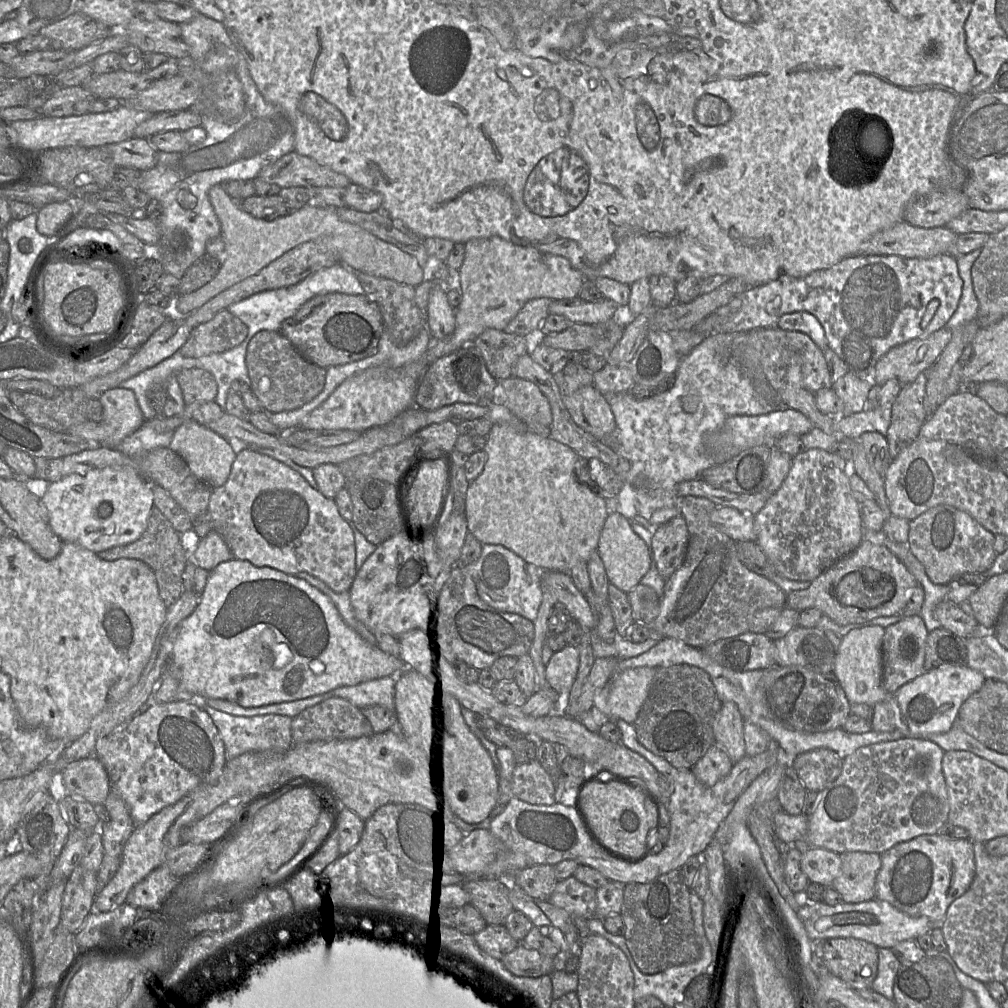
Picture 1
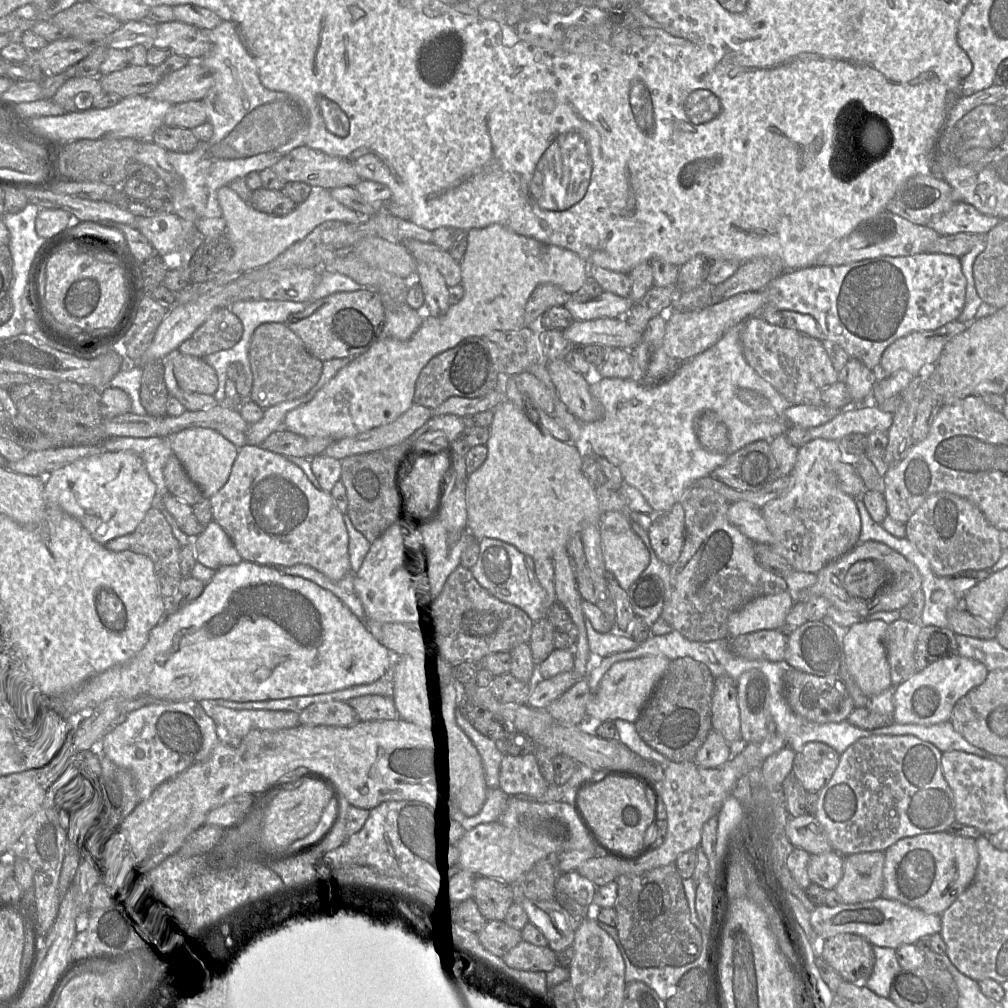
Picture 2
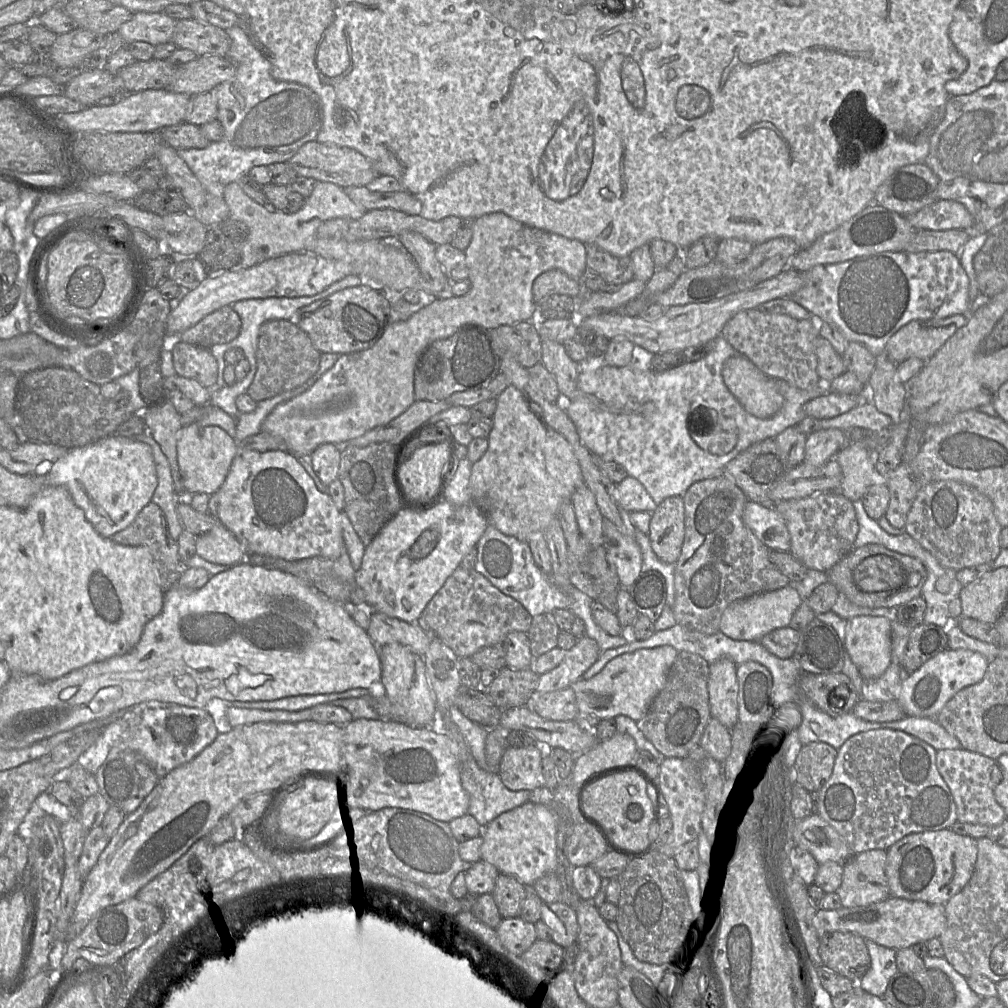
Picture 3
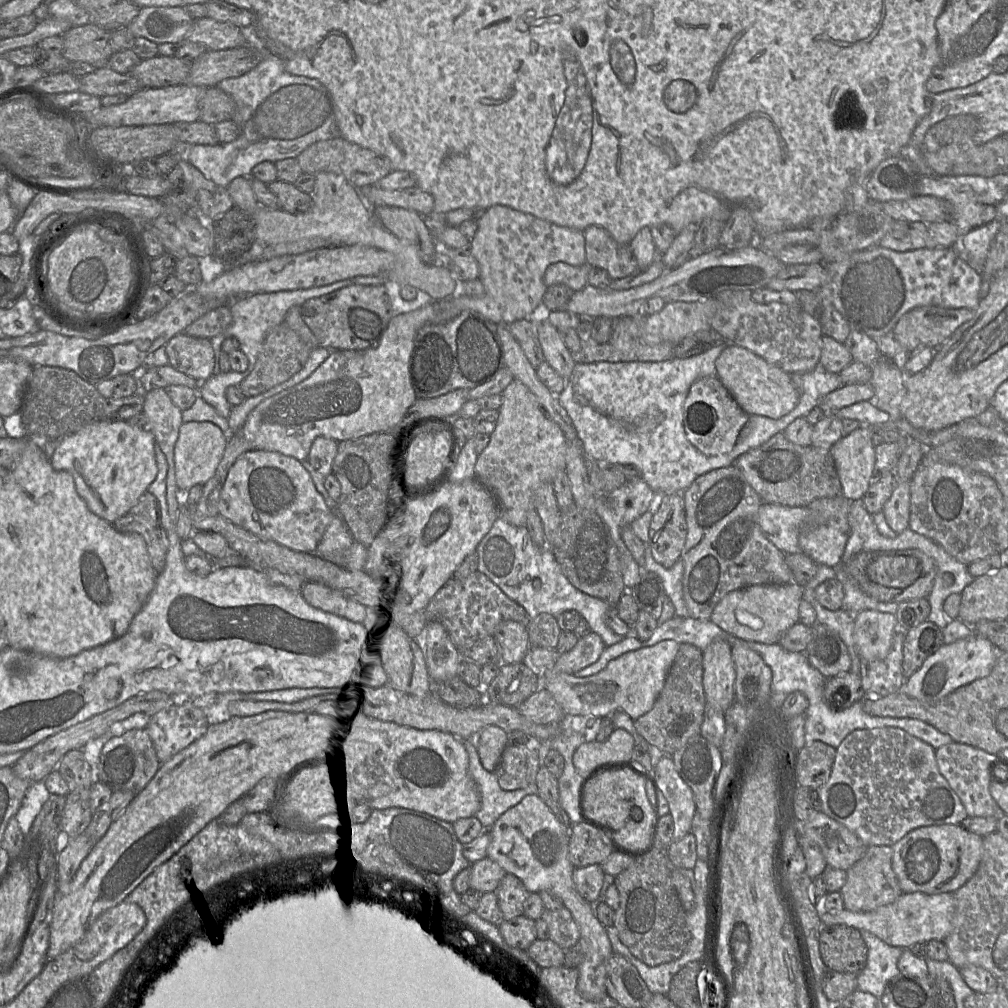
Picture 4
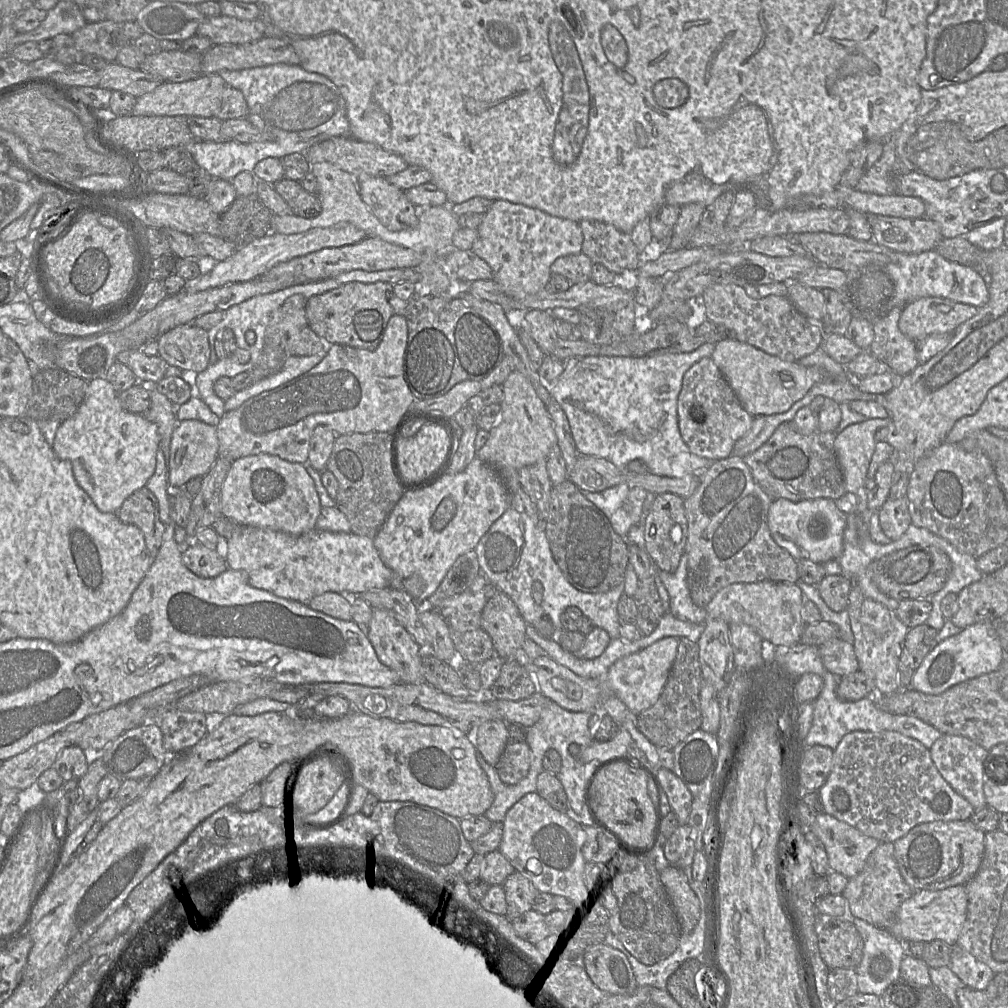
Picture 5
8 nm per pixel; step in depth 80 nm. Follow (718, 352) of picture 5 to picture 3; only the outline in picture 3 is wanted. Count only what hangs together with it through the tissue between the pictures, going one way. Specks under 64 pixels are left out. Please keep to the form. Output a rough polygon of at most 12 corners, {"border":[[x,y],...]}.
{"border":[[740,353],[722,368],[725,385],[759,418],[784,403],[776,378]]}

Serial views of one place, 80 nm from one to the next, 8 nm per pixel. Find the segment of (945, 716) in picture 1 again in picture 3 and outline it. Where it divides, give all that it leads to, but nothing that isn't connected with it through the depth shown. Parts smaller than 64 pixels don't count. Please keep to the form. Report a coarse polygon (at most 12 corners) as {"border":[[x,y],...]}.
{"border":[[948,648],[905,675],[906,716],[934,718],[990,661]]}

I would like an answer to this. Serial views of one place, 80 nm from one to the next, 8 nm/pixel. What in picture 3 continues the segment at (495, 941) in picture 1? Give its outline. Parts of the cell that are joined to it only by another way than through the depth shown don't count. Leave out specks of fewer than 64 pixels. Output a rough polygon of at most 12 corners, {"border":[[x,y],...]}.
{"border":[[520,917],[494,928],[502,945],[522,955],[537,940],[535,926]]}

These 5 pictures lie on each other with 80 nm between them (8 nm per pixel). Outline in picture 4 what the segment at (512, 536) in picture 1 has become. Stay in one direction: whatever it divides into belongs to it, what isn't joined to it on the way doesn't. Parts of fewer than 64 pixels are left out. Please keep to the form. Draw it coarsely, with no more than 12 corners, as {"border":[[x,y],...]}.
{"border":[[514,379],[474,478],[526,526],[535,489],[565,470],[567,439]]}

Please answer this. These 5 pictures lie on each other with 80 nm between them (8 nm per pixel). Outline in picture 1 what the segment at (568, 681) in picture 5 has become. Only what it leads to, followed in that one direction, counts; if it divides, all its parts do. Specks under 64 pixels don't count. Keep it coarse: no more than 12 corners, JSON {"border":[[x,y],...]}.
{"border":[[637,667],[611,677],[608,718],[633,724],[655,668]]}

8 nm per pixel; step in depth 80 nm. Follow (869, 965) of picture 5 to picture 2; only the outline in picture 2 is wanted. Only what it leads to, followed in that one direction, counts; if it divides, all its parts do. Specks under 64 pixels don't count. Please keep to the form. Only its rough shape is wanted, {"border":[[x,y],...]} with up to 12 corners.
{"border":[[873,946],[875,964],[865,986],[889,998],[901,970],[896,949]]}

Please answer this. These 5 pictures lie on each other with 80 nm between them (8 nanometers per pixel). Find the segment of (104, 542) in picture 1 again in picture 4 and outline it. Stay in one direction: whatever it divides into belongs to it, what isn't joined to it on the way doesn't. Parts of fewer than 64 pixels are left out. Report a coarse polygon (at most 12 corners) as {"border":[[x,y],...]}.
{"border":[[95,422],[50,463],[114,524],[156,479],[155,436]]}

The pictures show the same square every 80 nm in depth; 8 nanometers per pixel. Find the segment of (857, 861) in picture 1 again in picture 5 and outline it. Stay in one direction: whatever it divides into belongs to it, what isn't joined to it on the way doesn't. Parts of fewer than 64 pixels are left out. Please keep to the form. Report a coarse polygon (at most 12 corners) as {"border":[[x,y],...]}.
{"border":[[893,842],[872,851],[842,896],[847,916],[889,929],[914,892]]}

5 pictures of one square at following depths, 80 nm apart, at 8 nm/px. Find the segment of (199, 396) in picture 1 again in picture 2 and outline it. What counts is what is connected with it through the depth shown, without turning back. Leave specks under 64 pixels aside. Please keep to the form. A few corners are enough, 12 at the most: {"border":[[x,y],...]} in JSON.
{"border":[[172,358],[179,387],[189,393],[214,395],[215,369],[203,358]]}

